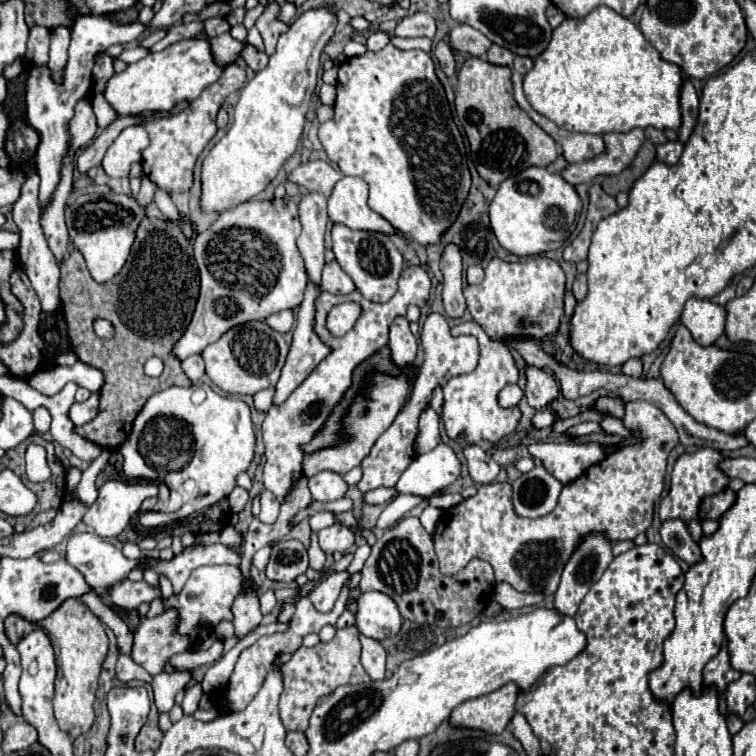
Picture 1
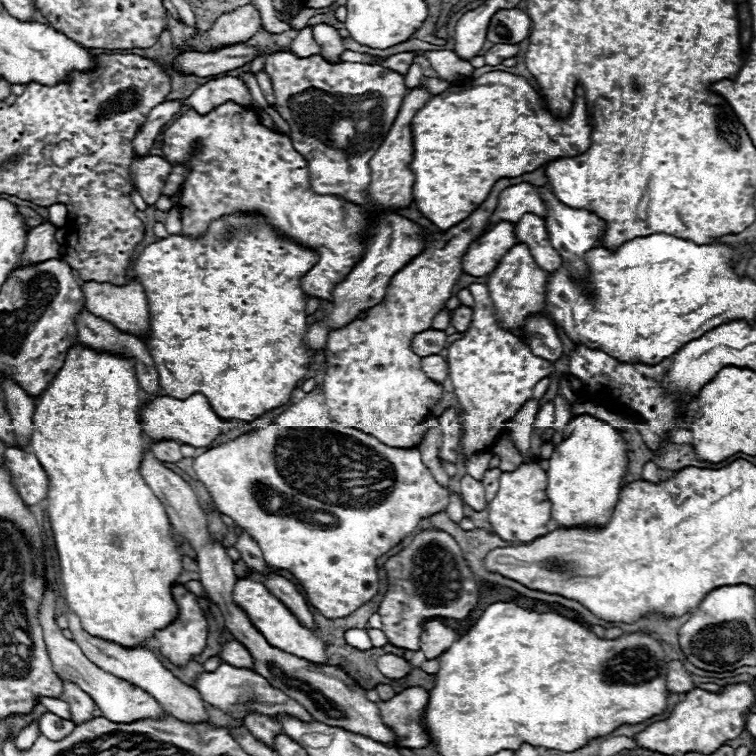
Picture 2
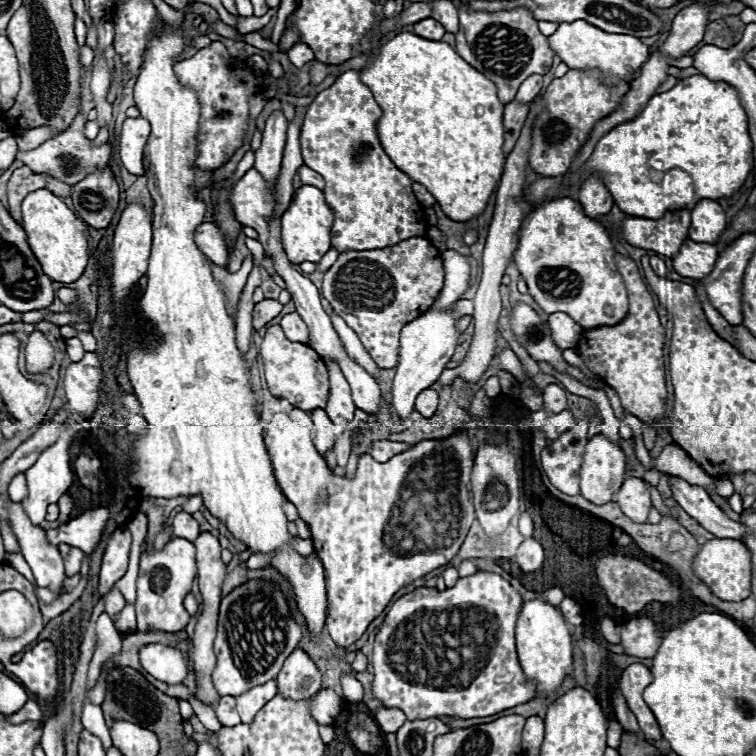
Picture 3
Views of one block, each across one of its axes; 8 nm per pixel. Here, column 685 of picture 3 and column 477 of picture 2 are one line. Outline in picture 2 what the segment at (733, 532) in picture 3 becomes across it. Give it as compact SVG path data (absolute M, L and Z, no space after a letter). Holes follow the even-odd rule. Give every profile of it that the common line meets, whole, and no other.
M464 476L460 482L460 494L464 504L472 506L474 510L482 510L486 508L486 500L484 500L484 486L480 480L474 480L472 476Z

